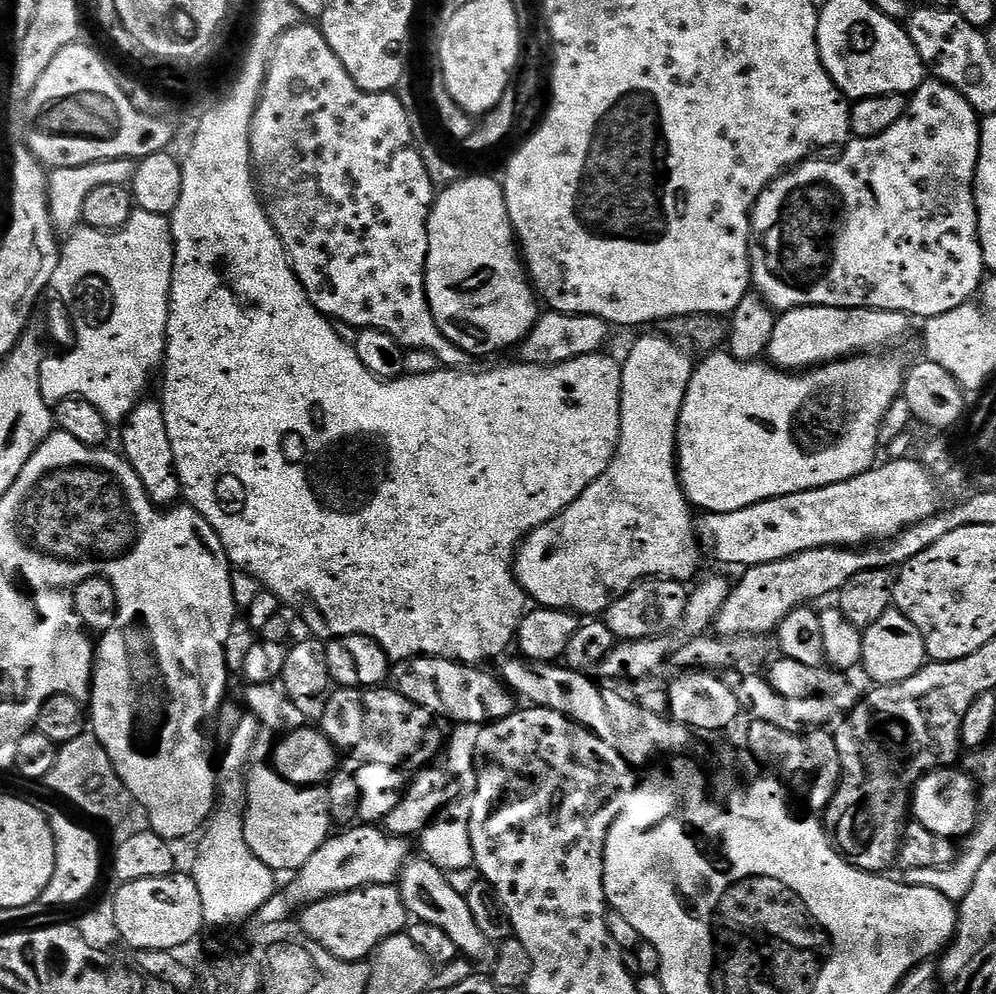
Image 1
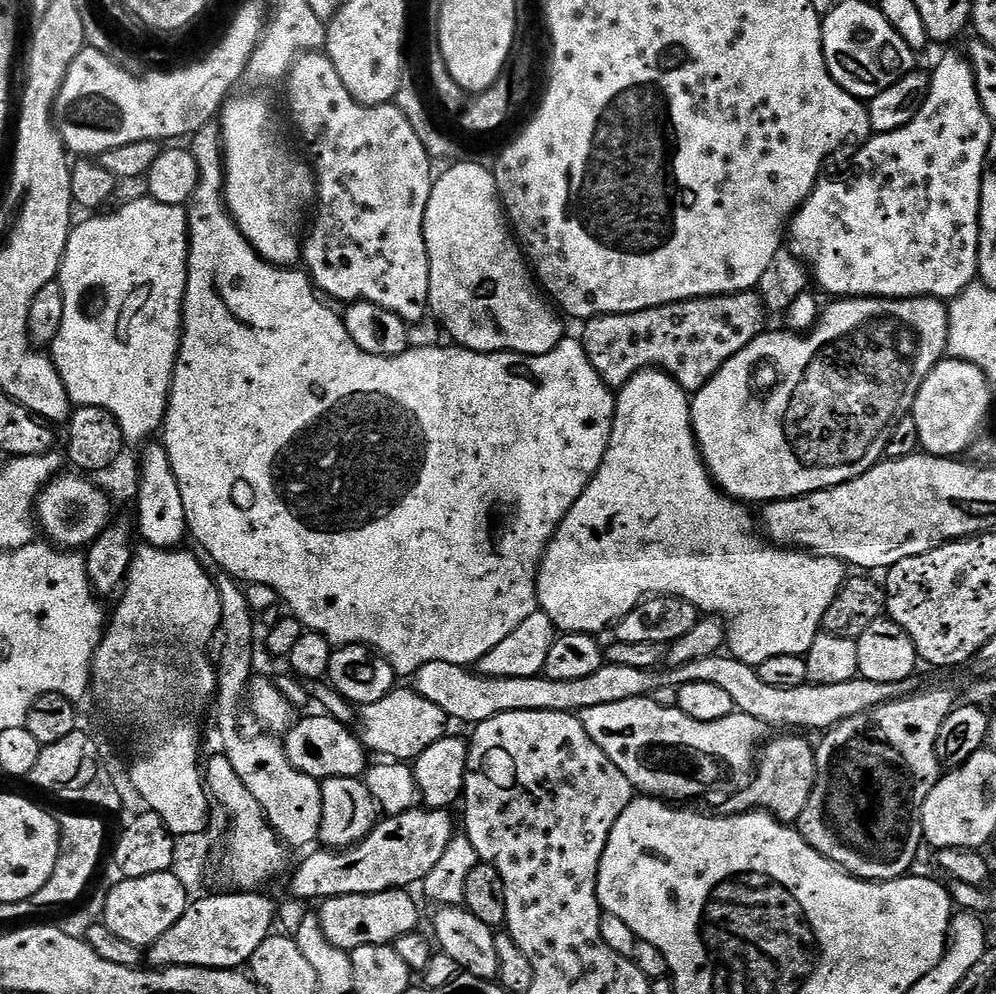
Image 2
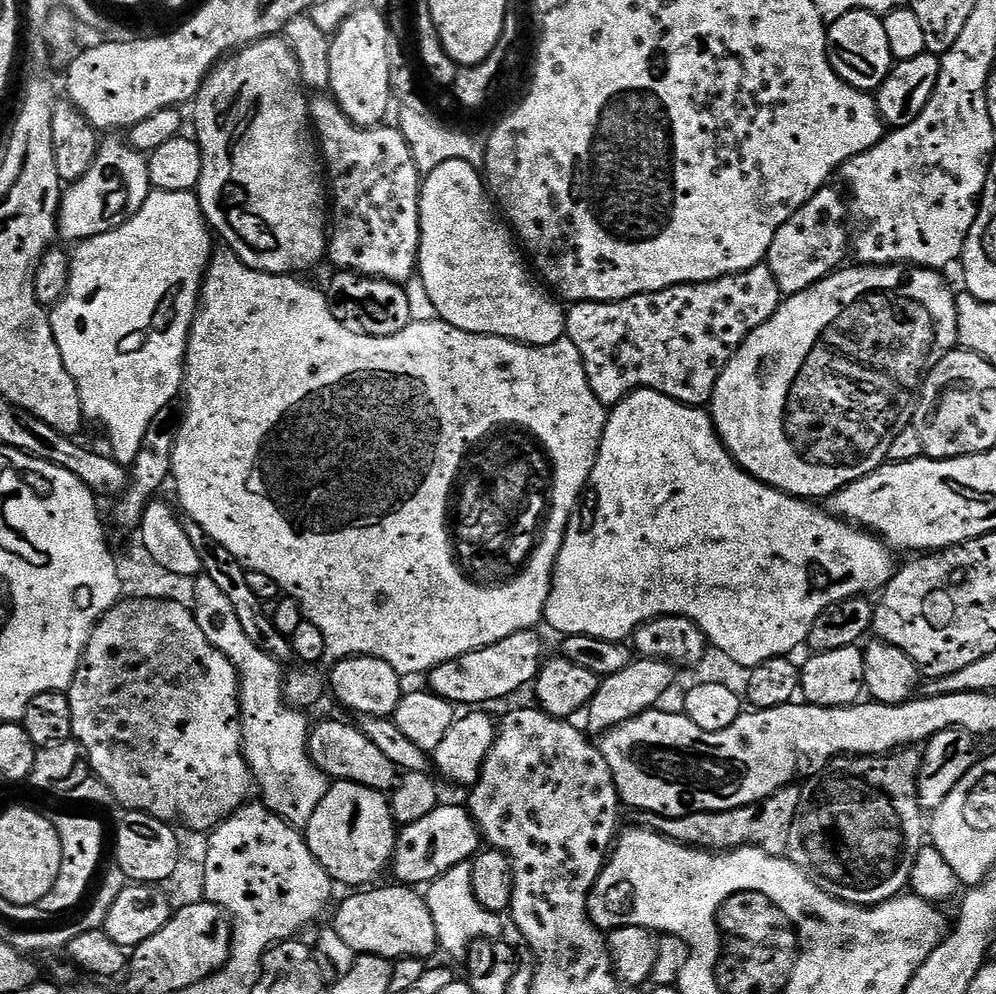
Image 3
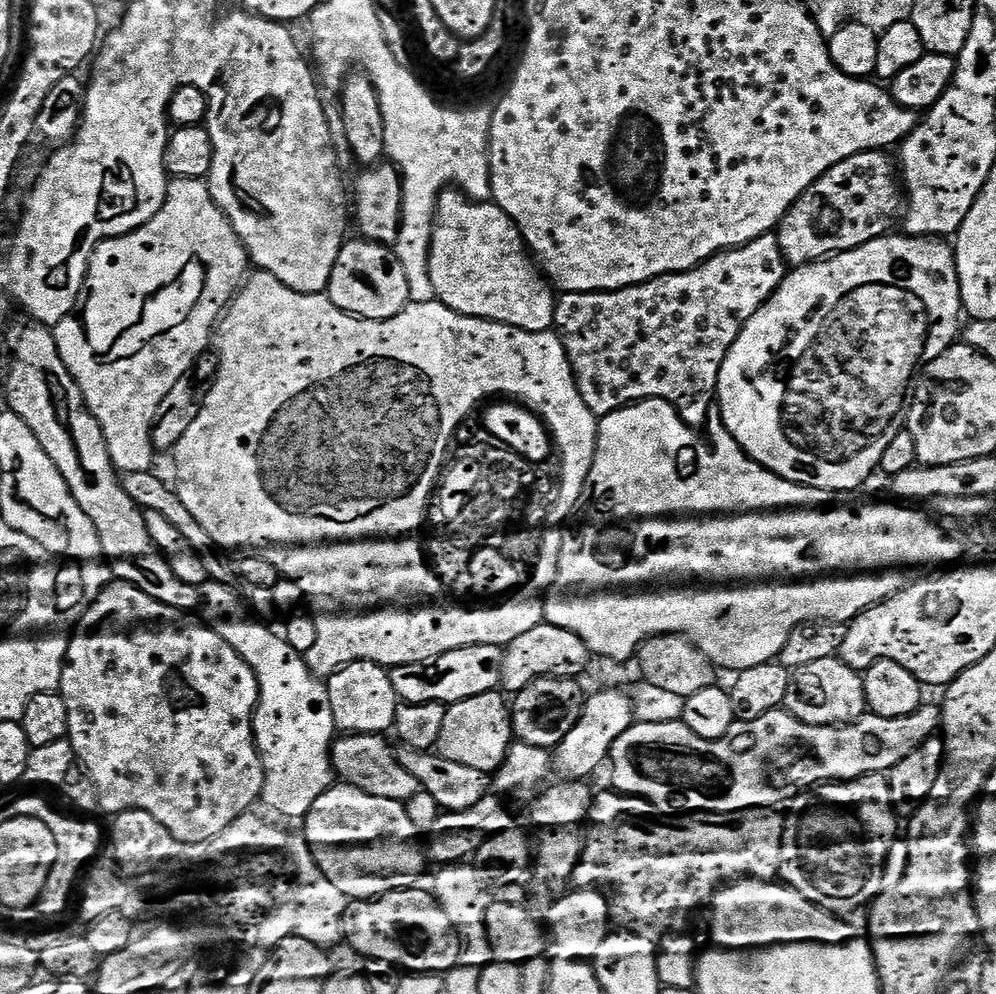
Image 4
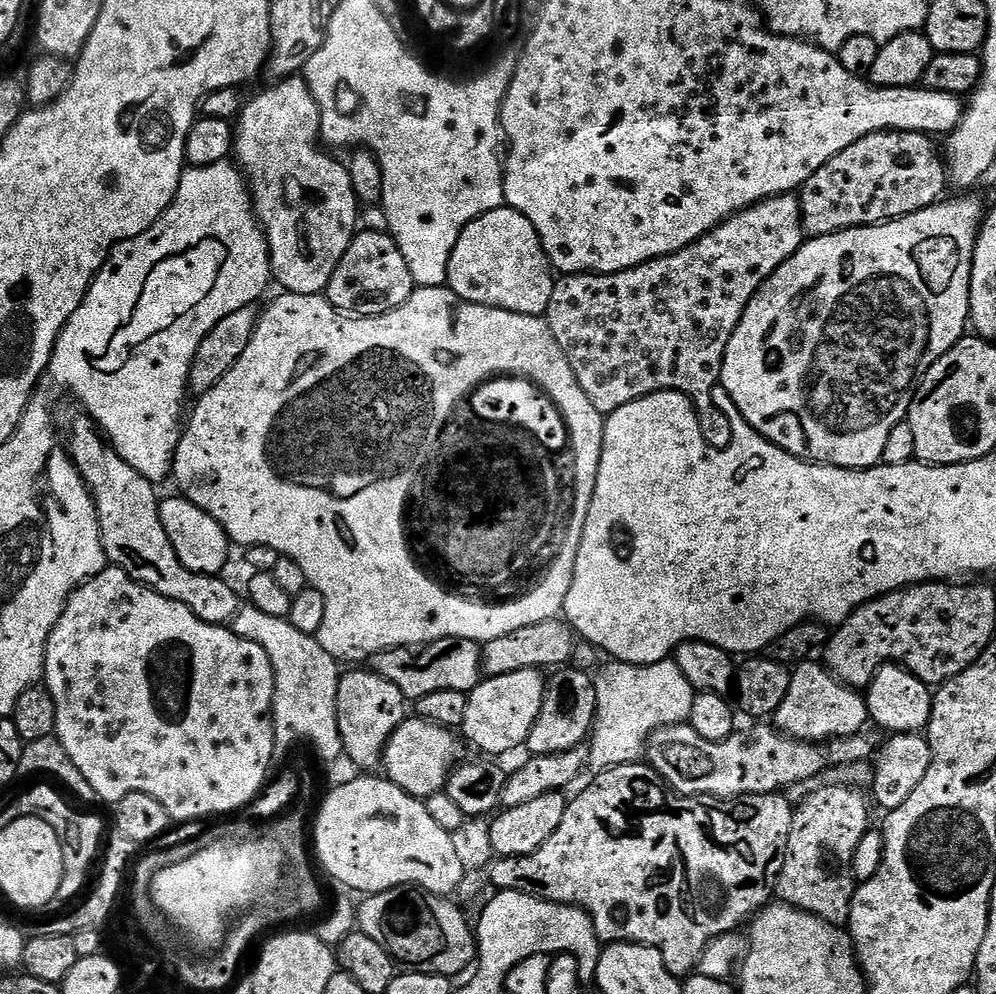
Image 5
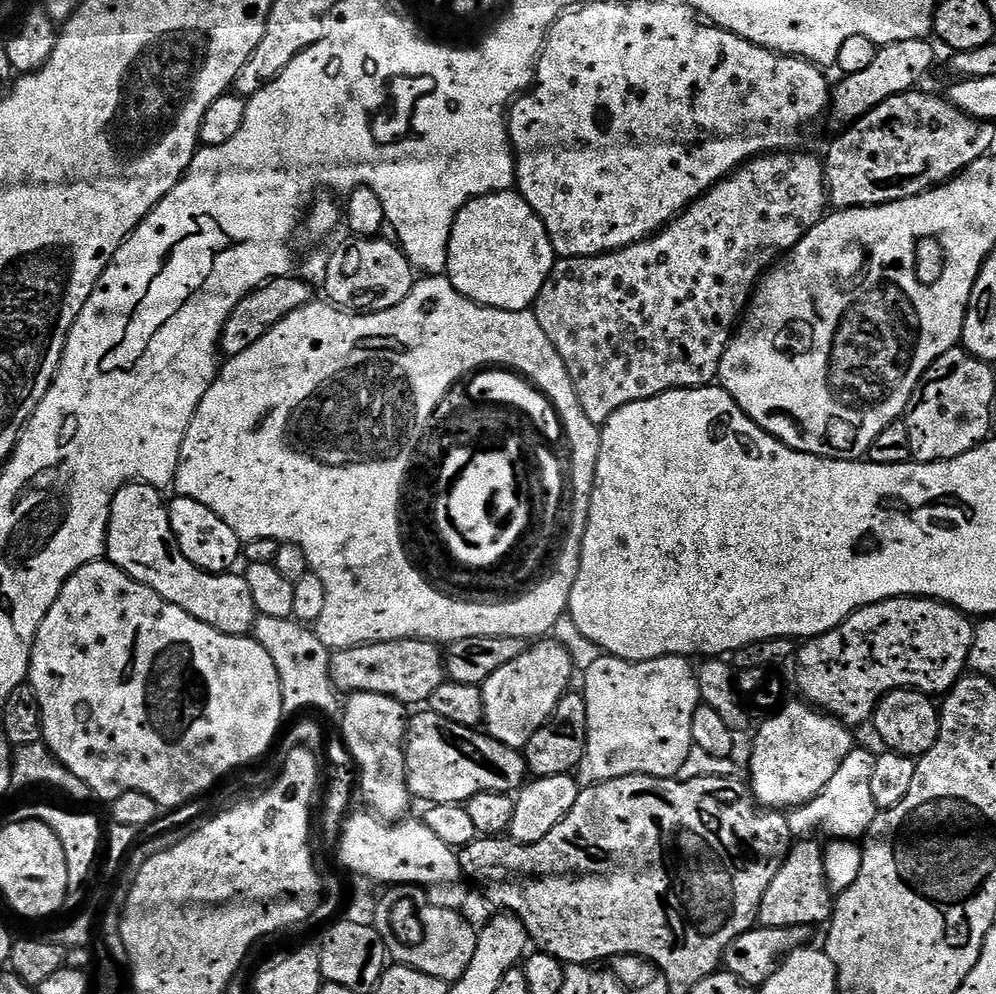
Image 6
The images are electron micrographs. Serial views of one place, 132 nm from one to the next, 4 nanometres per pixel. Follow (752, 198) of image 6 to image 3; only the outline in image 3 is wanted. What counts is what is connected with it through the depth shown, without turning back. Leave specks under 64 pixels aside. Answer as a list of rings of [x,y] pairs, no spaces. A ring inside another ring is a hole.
[[[767,263],[745,272],[723,276],[701,284],[679,284],[657,292],[640,292],[625,300],[581,300],[566,312],[566,338],[578,346],[590,382],[590,390],[605,406],[615,406],[642,388],[666,394],[683,404],[704,406],[714,394],[714,386],[732,361],[733,354],[762,322],[775,314],[782,293]]]

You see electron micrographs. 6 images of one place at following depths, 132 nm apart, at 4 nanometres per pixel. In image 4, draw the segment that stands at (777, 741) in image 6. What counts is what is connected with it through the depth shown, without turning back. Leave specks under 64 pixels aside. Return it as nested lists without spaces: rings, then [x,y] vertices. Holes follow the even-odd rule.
[[[839,655],[818,658],[818,662],[806,662],[806,666],[792,672],[790,690],[786,694],[783,707],[807,724],[851,724],[865,715],[868,708],[863,675],[847,661],[840,659]]]

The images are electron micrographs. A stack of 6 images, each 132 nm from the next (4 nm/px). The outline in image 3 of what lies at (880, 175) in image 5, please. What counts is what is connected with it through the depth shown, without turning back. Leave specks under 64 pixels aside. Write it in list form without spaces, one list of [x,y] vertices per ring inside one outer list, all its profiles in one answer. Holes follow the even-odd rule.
[[[833,186],[819,188],[792,217],[774,234],[766,263],[774,282],[785,297],[814,286],[831,272],[837,271],[850,256],[850,232],[844,219],[849,219],[850,204],[845,193]]]

